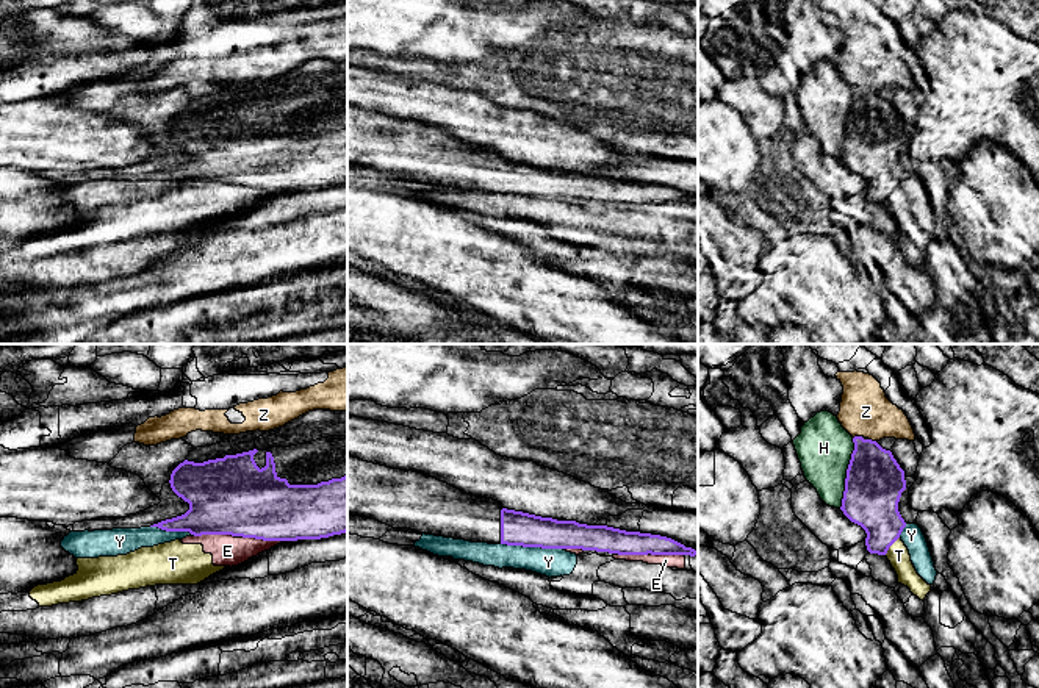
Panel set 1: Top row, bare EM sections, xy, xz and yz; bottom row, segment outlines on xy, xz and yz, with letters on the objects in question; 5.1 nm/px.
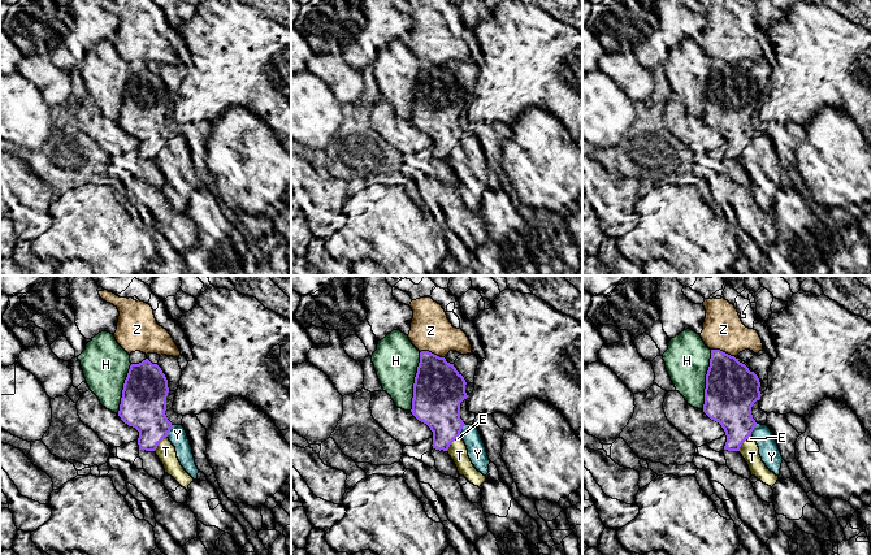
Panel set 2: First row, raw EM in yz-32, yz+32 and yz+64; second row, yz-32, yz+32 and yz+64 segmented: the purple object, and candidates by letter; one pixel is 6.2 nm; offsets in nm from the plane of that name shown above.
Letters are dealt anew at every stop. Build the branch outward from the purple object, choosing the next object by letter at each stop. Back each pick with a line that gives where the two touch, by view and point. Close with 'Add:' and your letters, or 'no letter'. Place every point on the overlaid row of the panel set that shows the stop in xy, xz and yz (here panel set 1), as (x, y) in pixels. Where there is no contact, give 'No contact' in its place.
Add: no letter

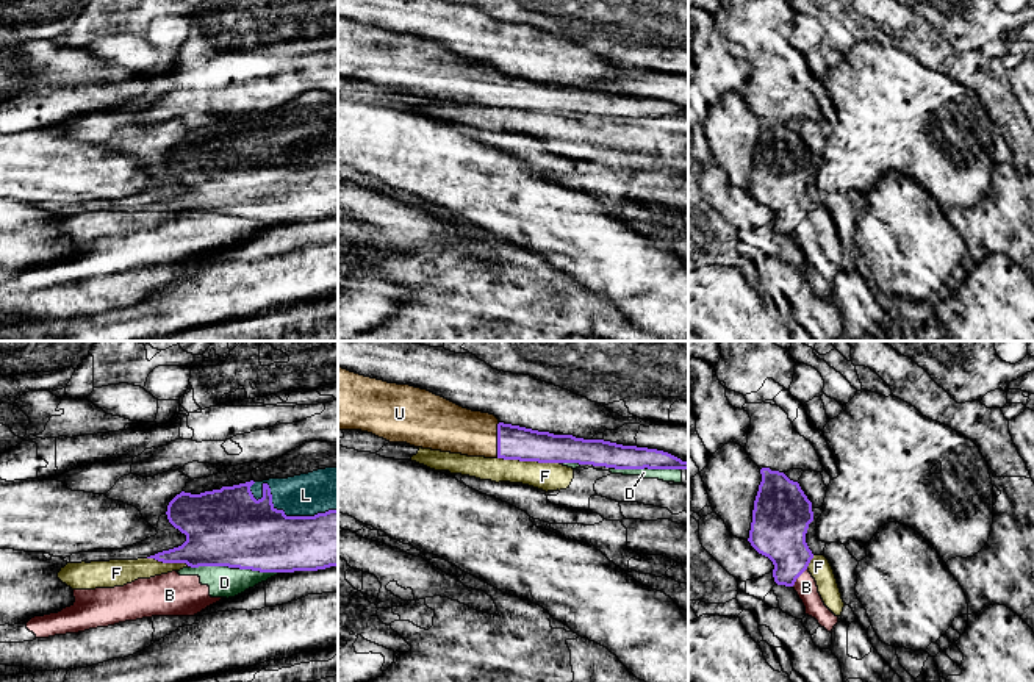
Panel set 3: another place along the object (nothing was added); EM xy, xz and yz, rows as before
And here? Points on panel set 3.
L: Touches purple at xy (279, 510)
U: Touches purple at xz (498, 440)
Add: L, U

